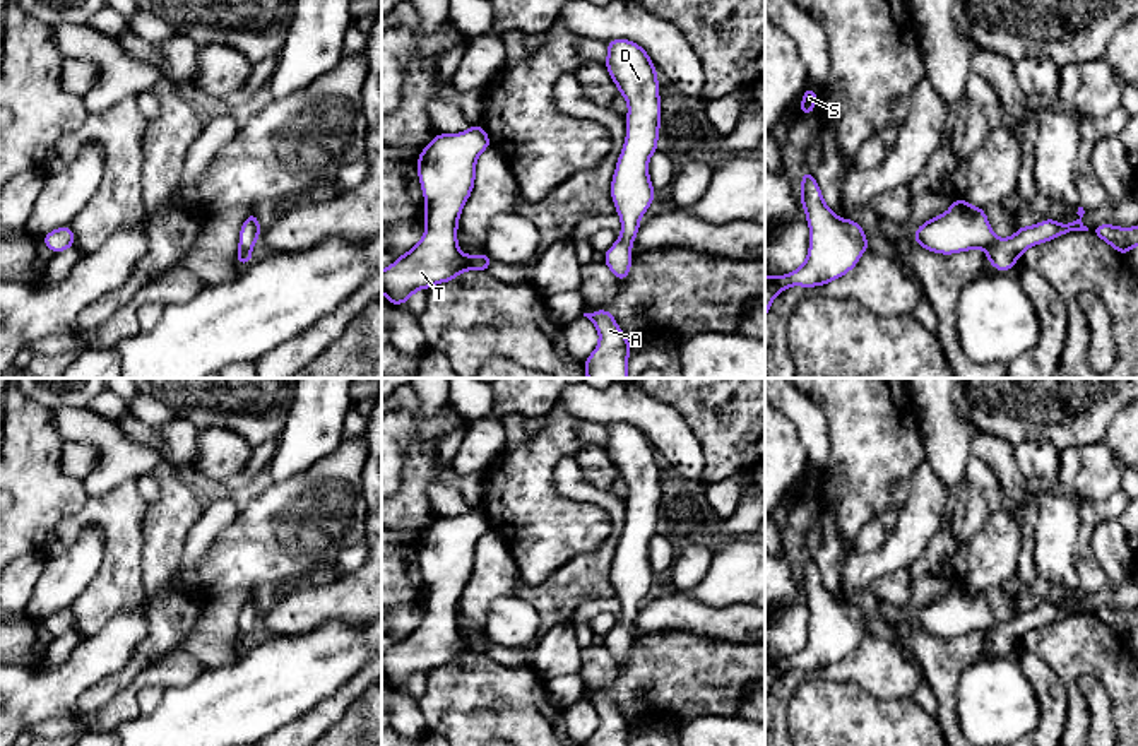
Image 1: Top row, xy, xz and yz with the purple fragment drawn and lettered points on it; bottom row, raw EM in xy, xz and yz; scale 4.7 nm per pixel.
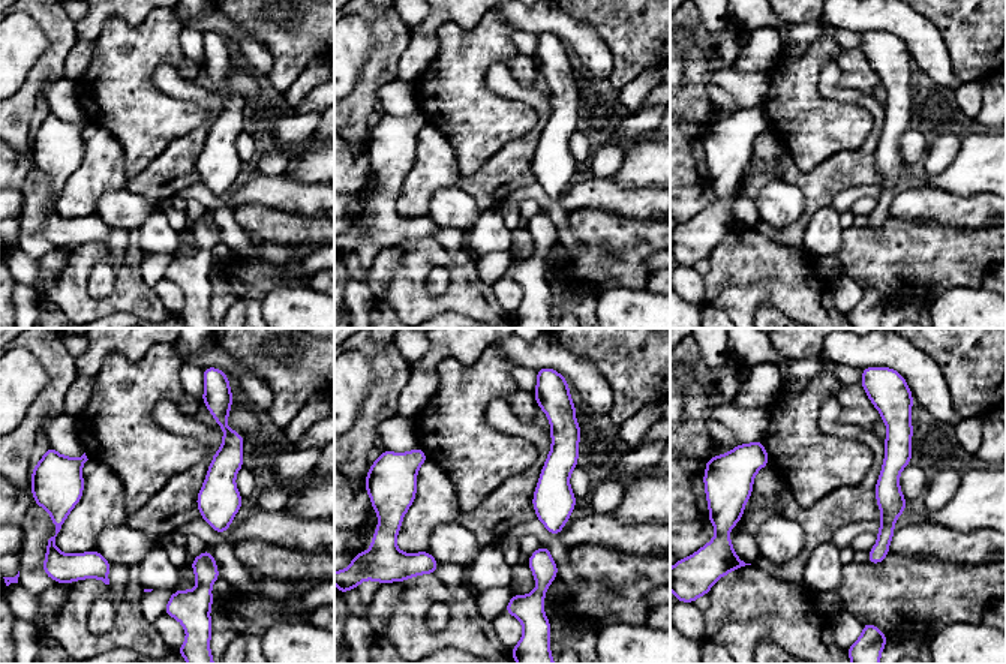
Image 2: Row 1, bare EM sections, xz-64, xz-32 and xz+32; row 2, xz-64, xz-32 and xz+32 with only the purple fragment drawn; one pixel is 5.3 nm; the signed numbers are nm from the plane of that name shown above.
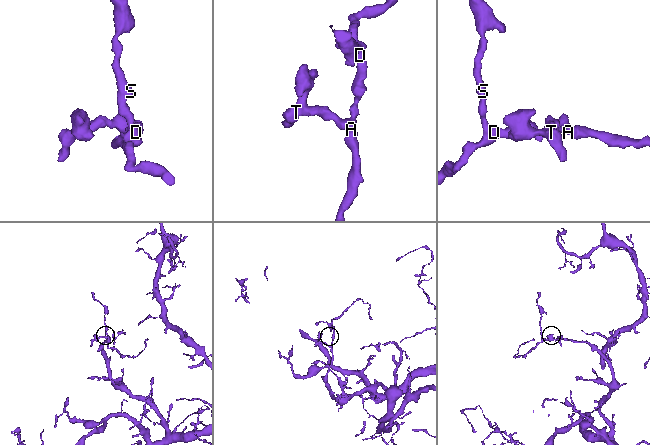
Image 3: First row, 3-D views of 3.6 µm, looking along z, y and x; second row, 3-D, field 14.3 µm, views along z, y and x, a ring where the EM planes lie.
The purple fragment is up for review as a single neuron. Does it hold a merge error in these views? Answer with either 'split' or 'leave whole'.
leave whole

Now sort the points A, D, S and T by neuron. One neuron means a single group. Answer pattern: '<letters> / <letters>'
A D S T

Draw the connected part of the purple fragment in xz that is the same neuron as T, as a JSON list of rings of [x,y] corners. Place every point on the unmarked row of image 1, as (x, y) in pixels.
[[[476,506],[469,513],[436,517],[418,541],[424,578],[424,618],[407,636],[382,654],[382,678],[392,690],[407,686],[418,672],[450,666],[464,654],[484,655],[493,643],[483,635],[464,638],[457,611],[464,587],[472,577],[476,544],[491,524]]]

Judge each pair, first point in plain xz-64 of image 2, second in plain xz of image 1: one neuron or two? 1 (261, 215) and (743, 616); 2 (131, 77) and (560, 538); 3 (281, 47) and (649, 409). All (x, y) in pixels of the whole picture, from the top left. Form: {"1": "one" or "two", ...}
{"1": "two", "2": "one", "3": "two"}

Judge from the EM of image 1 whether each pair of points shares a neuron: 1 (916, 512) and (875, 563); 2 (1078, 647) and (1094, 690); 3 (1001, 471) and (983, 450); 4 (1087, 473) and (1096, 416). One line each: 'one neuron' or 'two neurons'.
1: one neuron
2: two neurons
3: one neuron
4: two neurons

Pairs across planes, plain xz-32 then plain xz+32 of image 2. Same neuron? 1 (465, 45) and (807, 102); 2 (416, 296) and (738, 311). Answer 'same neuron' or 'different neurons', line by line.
1: same neuron
2: same neuron

